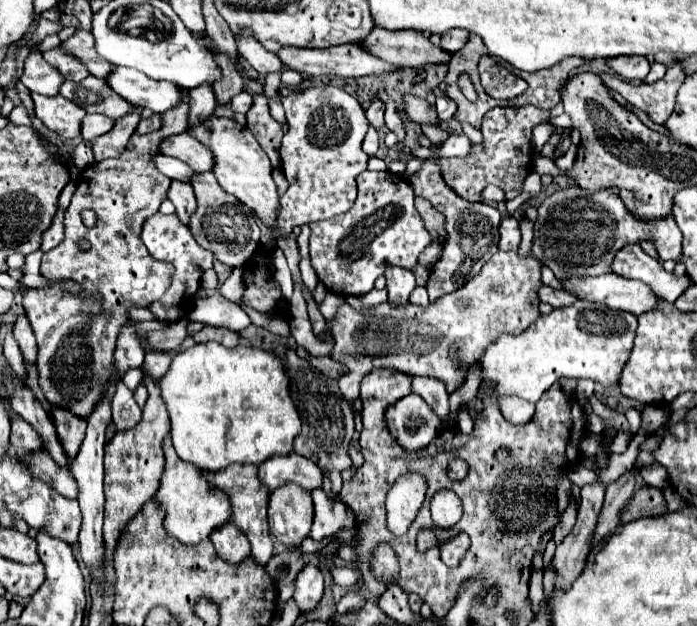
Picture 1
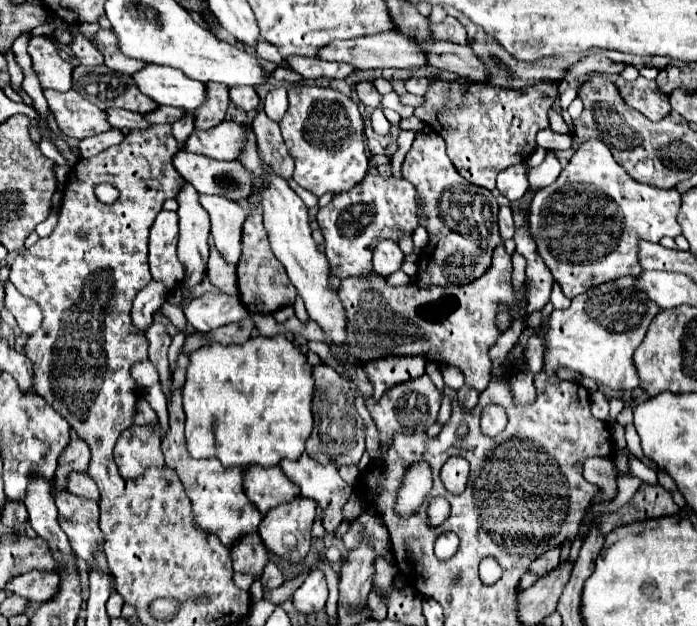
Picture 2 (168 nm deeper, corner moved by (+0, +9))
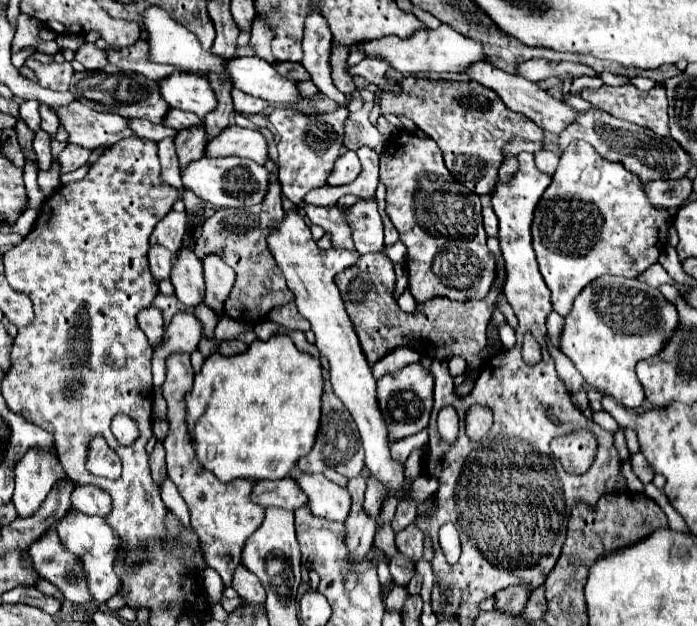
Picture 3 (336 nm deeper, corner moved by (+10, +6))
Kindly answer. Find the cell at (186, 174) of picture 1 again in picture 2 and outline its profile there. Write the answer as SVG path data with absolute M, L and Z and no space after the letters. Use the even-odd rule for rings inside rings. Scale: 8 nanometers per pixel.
M178 152L174 156L176 170L200 194L226 196L244 202L254 188L254 174L240 160L214 160L210 156Z

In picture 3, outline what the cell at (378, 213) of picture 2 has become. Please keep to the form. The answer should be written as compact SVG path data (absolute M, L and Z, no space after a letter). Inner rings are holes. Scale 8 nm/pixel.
M304 205L304 211L312 223L318 223L326 235L330 235L332 247L336 249L348 249L354 251L354 241L352 241L352 229L346 219L346 211L350 207L316 207L316 205Z

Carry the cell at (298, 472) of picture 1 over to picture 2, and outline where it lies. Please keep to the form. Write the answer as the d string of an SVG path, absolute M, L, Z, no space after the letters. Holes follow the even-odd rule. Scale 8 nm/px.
M302 454L300 456L300 460L296 460L296 462L290 462L290 460L282 460L280 462L280 468L282 468L282 472L288 476L288 480L292 480L296 486L300 486L302 488L302 496L304 498L312 498L316 504L318 504L318 508L322 510L322 524L324 524L324 528L326 528L326 532L334 532L338 526L340 526L340 522L342 522L342 508L344 508L344 504L348 502L348 496L352 494L352 486L350 484L346 484L342 478L340 478L340 474L338 474L338 468L336 466L322 466L322 464L318 464L316 460L312 460L310 456L306 456L306 454Z

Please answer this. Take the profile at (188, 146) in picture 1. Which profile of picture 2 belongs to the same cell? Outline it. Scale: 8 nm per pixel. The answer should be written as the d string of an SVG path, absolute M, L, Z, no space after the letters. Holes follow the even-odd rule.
M222 122L212 130L194 130L186 150L198 152L216 160L236 160L246 148L246 128L238 122Z

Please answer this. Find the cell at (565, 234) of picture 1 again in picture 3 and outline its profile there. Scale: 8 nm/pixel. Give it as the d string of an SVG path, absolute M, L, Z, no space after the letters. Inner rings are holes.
M572 141L566 151L560 155L558 169L552 177L552 183L540 197L534 221L532 221L532 247L540 265L540 273L552 291L554 311L562 317L572 309L576 295L594 279L602 275L616 275L616 251L630 251L630 265L624 277L636 277L652 263L658 261L662 247L670 241L672 213L670 209L656 209L650 205L644 185L630 175L622 163L606 161L596 153L596 149L584 141Z

